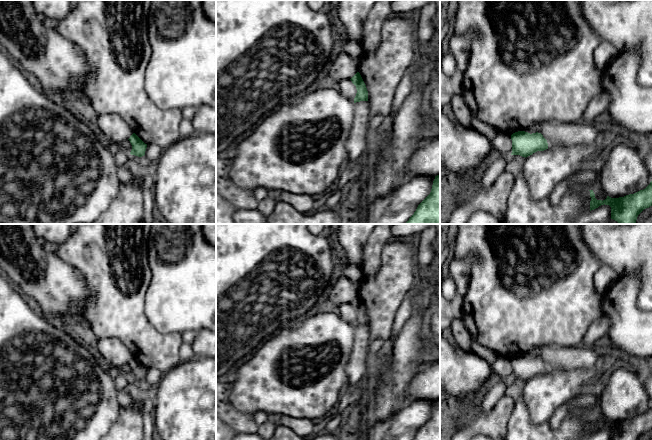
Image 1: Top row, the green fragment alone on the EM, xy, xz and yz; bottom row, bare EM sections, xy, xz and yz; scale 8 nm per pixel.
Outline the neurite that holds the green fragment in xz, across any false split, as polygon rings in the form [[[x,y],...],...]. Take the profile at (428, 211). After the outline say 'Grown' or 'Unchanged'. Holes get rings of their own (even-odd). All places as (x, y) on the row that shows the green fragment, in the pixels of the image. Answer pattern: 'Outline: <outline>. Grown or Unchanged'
Outline: [[[440,175],[435,176],[430,194],[404,224],[440,224]]]. Unchanged

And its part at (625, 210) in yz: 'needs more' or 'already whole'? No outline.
already whole

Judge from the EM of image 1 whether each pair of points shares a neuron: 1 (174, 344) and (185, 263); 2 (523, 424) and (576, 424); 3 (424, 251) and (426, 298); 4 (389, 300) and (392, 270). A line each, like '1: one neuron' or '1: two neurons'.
1: two neurons
2: one neuron
3: two neurons
4: one neuron

